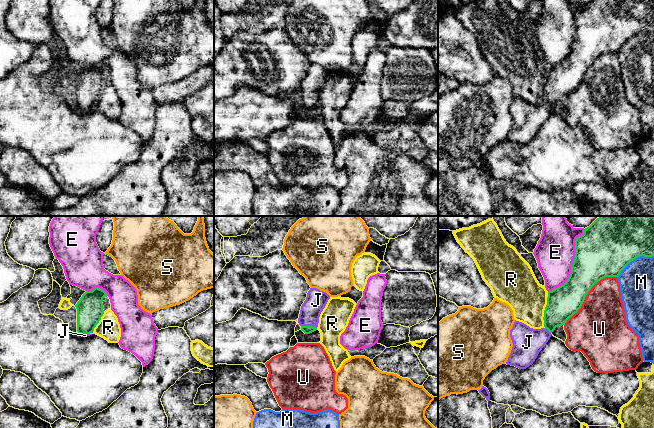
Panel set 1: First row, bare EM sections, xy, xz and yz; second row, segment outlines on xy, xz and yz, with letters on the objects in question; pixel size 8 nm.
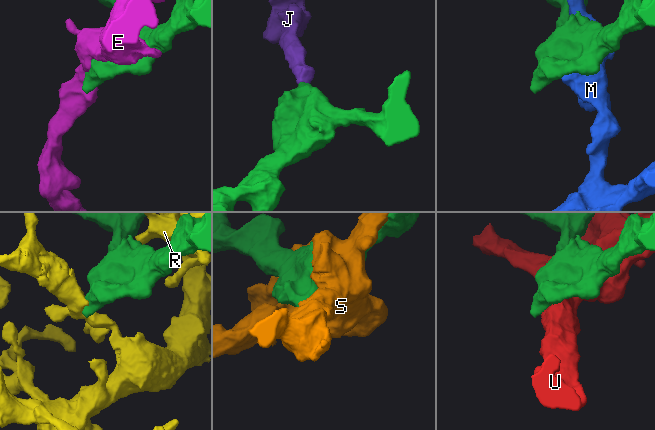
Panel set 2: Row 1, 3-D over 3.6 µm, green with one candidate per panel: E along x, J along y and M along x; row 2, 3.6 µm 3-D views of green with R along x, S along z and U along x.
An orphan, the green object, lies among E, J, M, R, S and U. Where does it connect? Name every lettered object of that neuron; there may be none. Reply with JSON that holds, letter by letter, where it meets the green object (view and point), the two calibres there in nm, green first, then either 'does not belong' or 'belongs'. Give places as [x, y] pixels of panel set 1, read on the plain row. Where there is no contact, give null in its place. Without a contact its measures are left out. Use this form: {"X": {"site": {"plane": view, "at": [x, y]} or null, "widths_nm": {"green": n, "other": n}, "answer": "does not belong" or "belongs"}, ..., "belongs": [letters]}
{"E": {"site": {"plane": "yz", "at": [573, 39]}, "widths_nm": {"green": 400, "other": 320}, "answer": "does not belong"}, "J": {"site": {"plane": "xz", "at": [309, 102]}, "widths_nm": {"green": 60, "other": 170}, "answer": "belongs"}, "M": {"site": {"plane": "yz", "at": [634, 35]}, "widths_nm": {"green": 420, "other": 280}, "answer": "does not belong"}, "R": {"site": {"plane": "yz", "at": [544, 88]}, "widths_nm": {"green": 260, "other": 300}, "answer": "does not belong"}, "S": {"site": {"plane": "xy", "at": [109, 31]}, "widths_nm": {"green": 20, "other": 420}, "answer": "does not belong"}, "U": {"site": {"plane": "yz", "at": [586, 70]}, "widths_nm": {"green": 280, "other": 400}, "answer": "does not belong"}, "belongs": ["J"]}

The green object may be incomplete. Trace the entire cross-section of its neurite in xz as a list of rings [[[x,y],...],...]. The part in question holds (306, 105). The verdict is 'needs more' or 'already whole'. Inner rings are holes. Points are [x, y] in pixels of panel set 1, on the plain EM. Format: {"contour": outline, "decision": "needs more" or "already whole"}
{"contour": [[[310,64],[306,76],[301,82],[298,99],[305,110],[317,106],[319,93],[330,72],[317,64]]], "decision": "needs more"}

